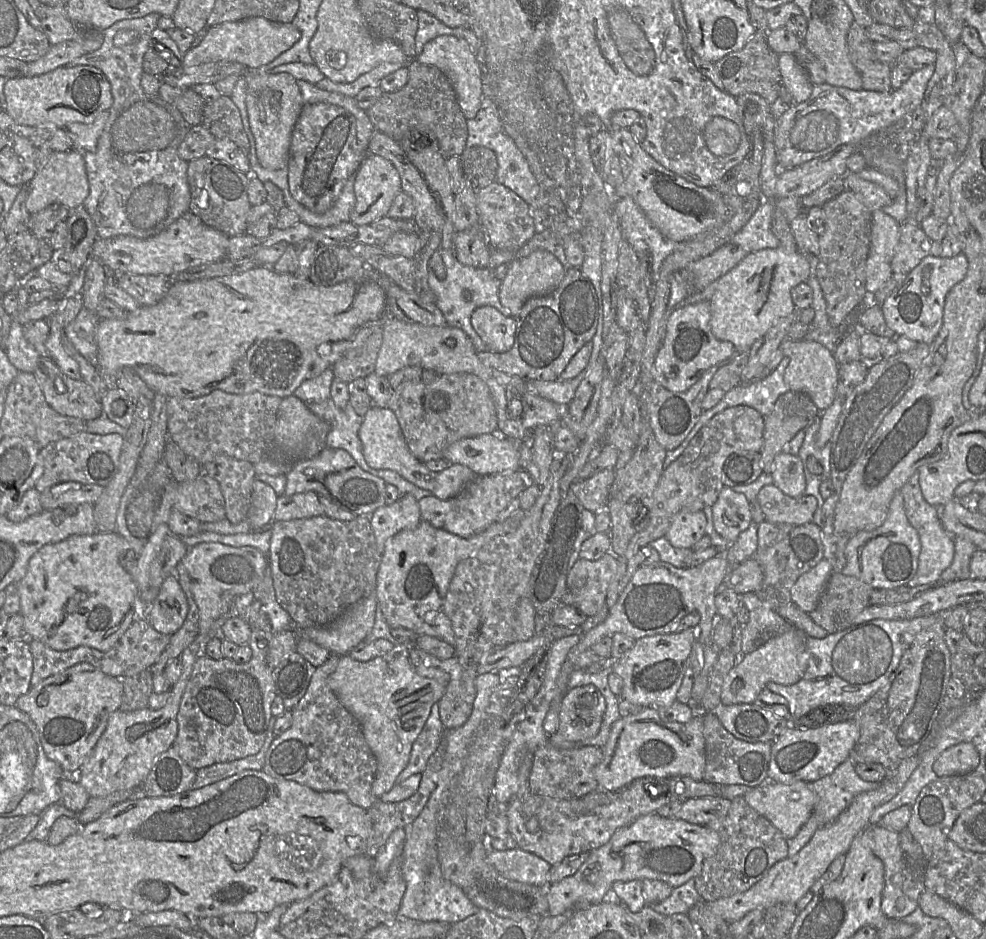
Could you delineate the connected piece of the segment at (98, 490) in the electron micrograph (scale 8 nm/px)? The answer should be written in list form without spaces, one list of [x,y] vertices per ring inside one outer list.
[[[66,482],[54,485],[40,493],[43,510],[66,508],[82,503],[95,504],[103,493],[104,487],[96,484]]]

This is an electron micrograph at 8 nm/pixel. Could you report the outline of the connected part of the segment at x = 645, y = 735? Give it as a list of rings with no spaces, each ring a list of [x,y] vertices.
[[[644,707],[637,714],[620,717],[616,720],[610,729],[610,734],[605,745],[600,747],[602,749],[602,760],[595,766],[593,769],[594,777],[598,783],[600,789],[609,792],[619,792],[626,786],[628,786],[633,781],[643,778],[643,777],[689,777],[695,781],[703,780],[703,774],[705,769],[705,738],[703,734],[704,724],[703,724],[703,715],[706,711],[702,710],[701,714],[693,715],[692,719],[686,723],[679,722],[667,722],[661,719],[659,712],[654,707]]]

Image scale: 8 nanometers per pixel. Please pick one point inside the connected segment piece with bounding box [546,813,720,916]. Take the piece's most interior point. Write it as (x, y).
(672, 850)

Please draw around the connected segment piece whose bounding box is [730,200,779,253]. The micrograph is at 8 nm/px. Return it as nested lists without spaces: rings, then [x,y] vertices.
[[[762,200],[746,225],[730,242],[740,246],[747,253],[777,248],[779,241],[772,232],[772,219],[776,208],[775,202]]]

